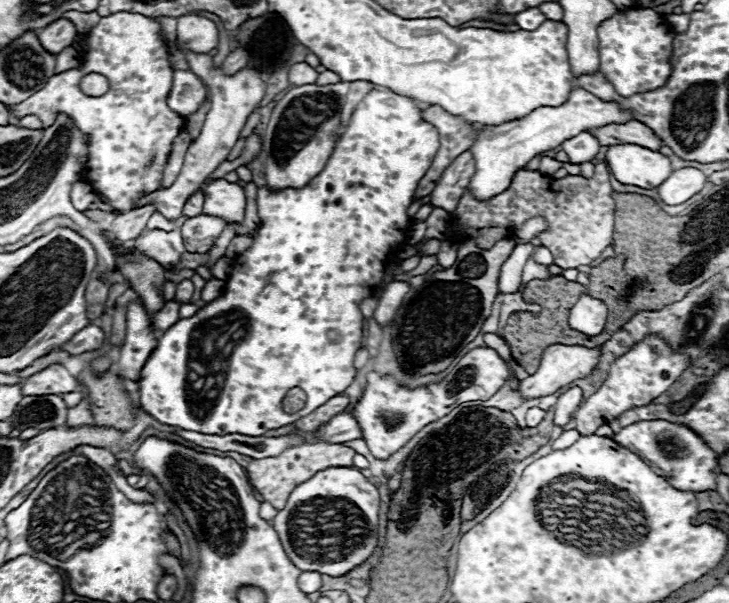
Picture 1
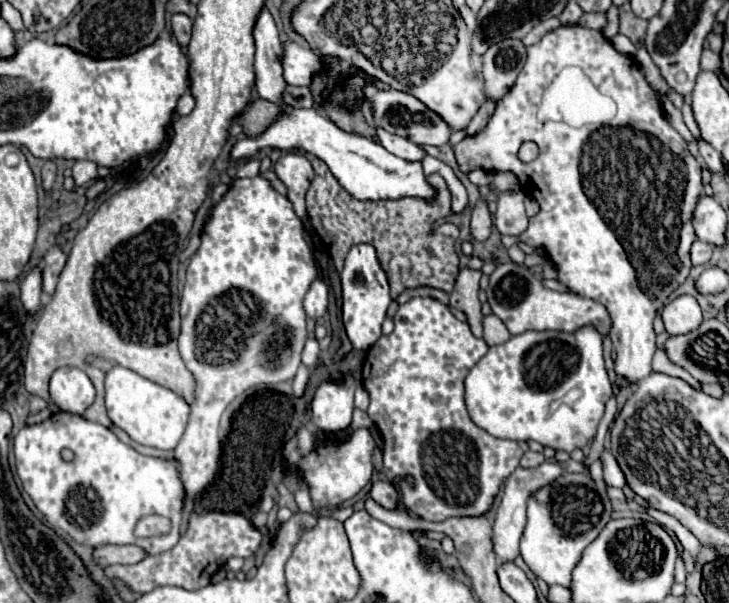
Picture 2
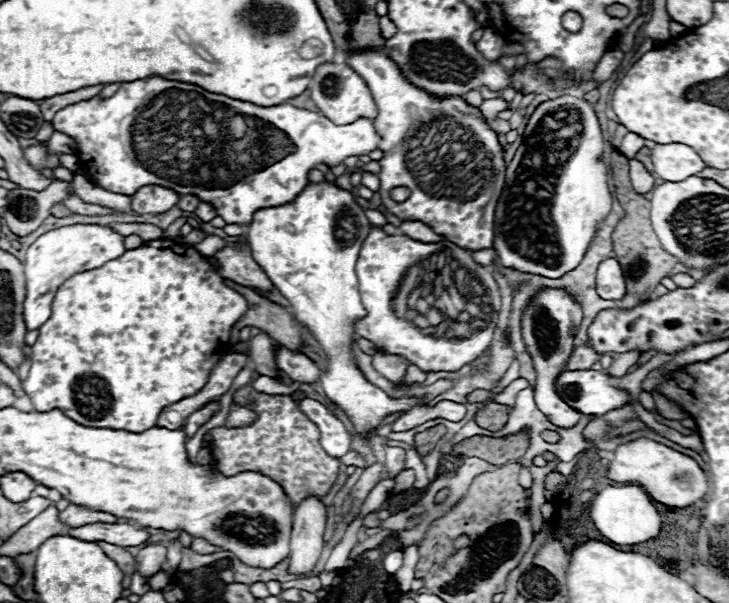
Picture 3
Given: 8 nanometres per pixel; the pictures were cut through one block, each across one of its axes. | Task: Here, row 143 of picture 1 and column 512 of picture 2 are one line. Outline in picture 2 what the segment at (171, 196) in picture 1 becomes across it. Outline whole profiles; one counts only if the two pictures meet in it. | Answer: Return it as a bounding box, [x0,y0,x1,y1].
[494,192,528,236]

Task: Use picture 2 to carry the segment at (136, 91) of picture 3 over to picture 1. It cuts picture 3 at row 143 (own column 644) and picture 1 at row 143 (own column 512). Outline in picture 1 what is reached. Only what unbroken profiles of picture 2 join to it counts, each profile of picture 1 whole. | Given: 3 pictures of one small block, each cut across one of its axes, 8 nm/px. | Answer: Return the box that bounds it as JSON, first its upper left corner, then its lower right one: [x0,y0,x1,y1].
[10,12,184,210]

